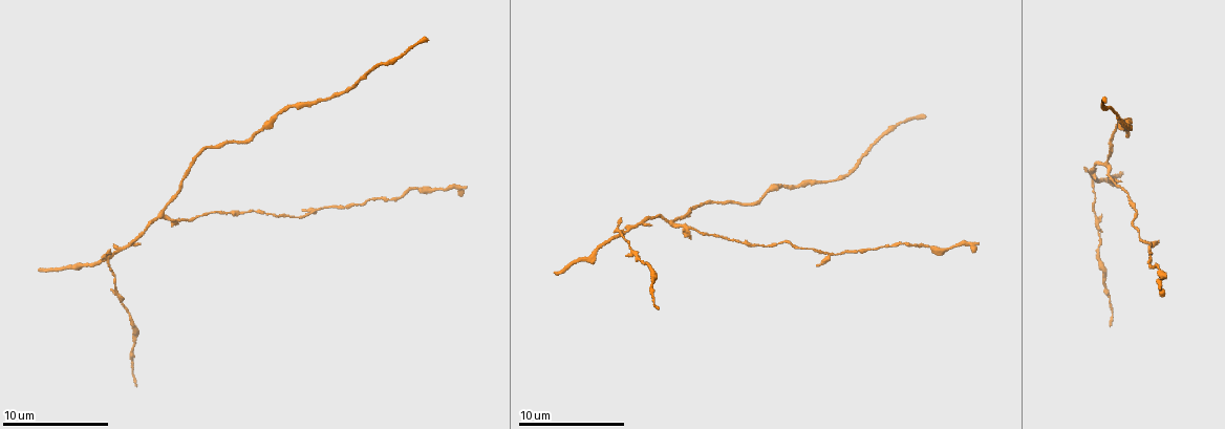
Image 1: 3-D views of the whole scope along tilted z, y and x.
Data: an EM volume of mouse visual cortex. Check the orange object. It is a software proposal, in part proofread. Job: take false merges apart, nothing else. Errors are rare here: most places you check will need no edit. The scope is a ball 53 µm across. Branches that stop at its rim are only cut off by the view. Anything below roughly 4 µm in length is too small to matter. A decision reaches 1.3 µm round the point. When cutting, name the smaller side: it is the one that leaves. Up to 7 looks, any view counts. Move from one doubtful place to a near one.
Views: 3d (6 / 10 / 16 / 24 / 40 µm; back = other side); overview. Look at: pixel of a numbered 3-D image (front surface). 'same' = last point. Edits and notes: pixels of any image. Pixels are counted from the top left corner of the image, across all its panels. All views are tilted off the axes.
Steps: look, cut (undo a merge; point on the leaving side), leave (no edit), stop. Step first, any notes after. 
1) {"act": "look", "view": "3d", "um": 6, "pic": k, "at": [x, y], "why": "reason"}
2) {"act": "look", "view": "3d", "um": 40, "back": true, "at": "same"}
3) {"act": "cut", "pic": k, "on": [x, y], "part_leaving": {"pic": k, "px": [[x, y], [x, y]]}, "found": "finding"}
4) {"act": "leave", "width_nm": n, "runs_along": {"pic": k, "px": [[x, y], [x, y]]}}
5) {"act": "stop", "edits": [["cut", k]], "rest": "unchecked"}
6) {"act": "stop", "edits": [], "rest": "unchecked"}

{"act": "look", "view": "3d", "um": 10, "pic": 1, "at": [1109, 167], "why": "three-way junction"}

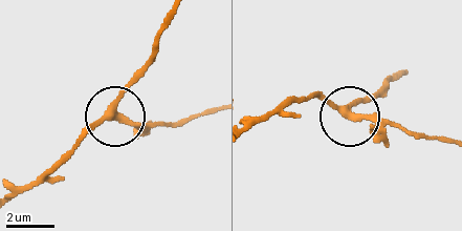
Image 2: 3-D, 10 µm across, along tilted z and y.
{"act": "leave", "runs_along": {"pic": 2, "px": [[128, 89], [115, 114], [89, 126], [62, 160]]}, "found": "continuous, no second cell"}

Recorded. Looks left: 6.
{"act": "look", "view": "3d", "um": 10, "pic": 1, "at": [618, 234], "why": "four or more arms meet"}

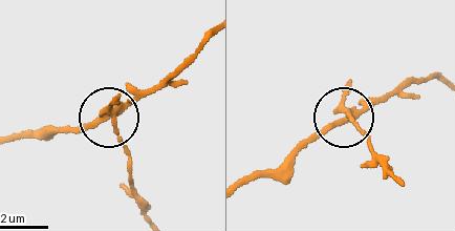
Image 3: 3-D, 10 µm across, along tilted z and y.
{"act": "cut", "pic": 3, "on": [118, 96], "width_nm": 260, "part_leaving": {"pic": 3, "px": [[110, 113], [142, 214]]}, "found": "a second cell is stuck on"}

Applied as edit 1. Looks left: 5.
{"act": "look", "view": "3d", "um": 6, "pic": 1, "at": [814, 250], "why": "thick turns thin"}

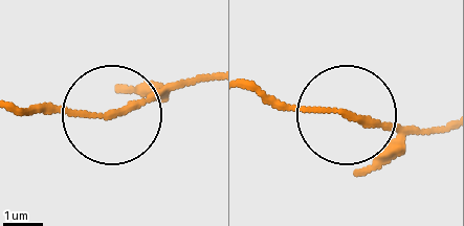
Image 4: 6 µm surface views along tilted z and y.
{"act": "leave", "width_nm": 140, "runs_along": {"pic": 4, "px": [[14, 111], [103, 116], [197, 81]]}, "found": "all the same cell"}

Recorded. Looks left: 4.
{"act": "look", "view": "3d", "um": 16, "pic": 1, "at": [815, 183]}

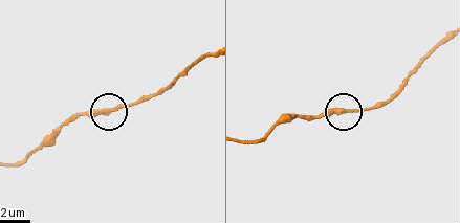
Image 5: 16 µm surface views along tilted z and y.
{"act": "look", "view": "3d", "um": 6, "pic": 5, "at": [344, 113]}

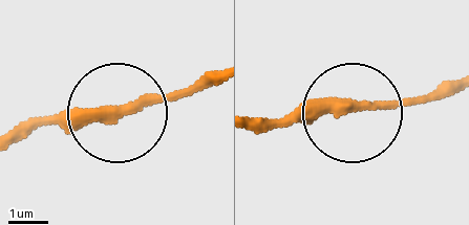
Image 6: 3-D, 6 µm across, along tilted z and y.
{"act": "leave", "runs_along": {"pic": 6, "px": [[259, 121], [308, 122], [338, 109], [452, 93]]}, "found": "all the same cell"}

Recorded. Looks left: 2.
{"act": "stop", "edits": [["cut", 3]], "rest": "unchecked"}

